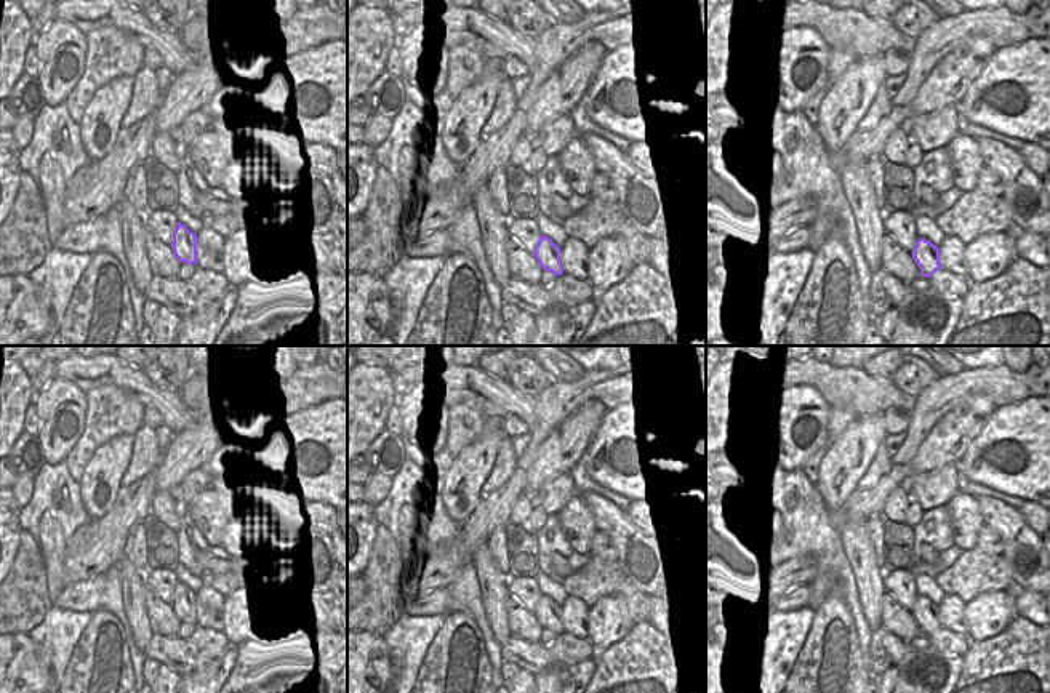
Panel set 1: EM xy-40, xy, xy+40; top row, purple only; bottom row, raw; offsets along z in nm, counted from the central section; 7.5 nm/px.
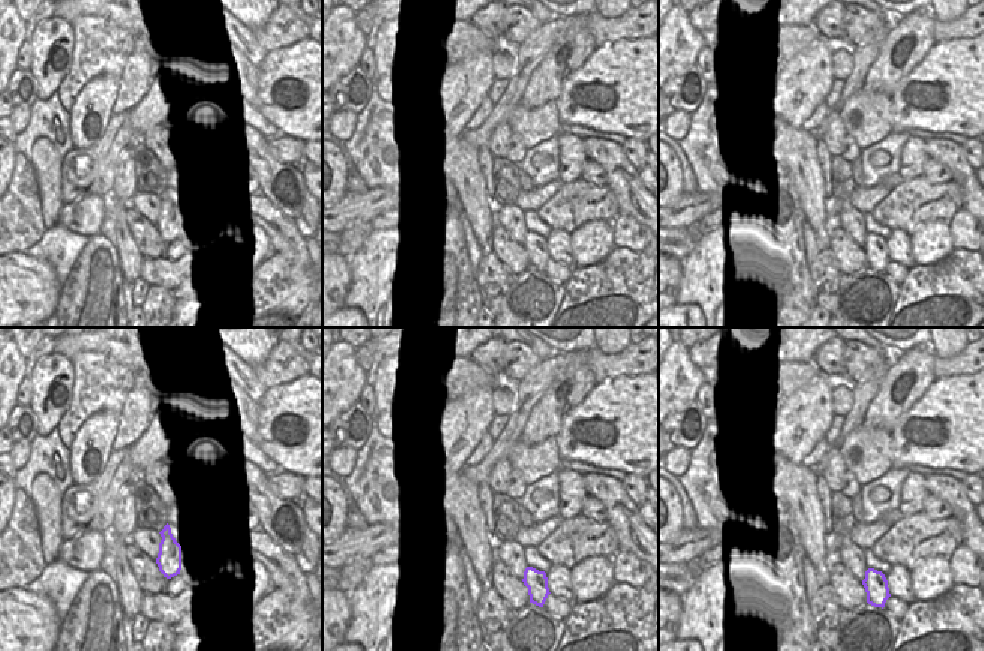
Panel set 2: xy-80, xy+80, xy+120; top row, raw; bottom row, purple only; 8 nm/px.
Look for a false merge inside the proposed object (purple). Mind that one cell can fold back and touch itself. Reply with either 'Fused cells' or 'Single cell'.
Single cell

